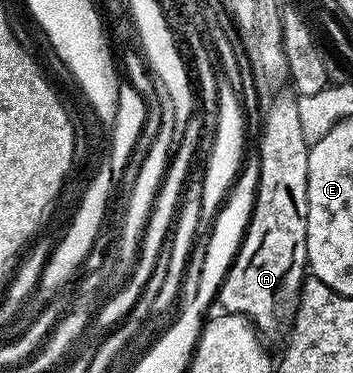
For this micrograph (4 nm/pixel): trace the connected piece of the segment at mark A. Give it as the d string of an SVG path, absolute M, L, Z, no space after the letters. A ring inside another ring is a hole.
M276 96L270 99L267 119L263 122L263 139L259 142L257 157L260 162L258 194L247 232L235 254L235 261L227 269L227 279L219 287L217 302L226 313L248 318L260 335L284 333L289 319L295 313L295 303L307 269L307 152L309 143L301 132L297 112L299 98Z

